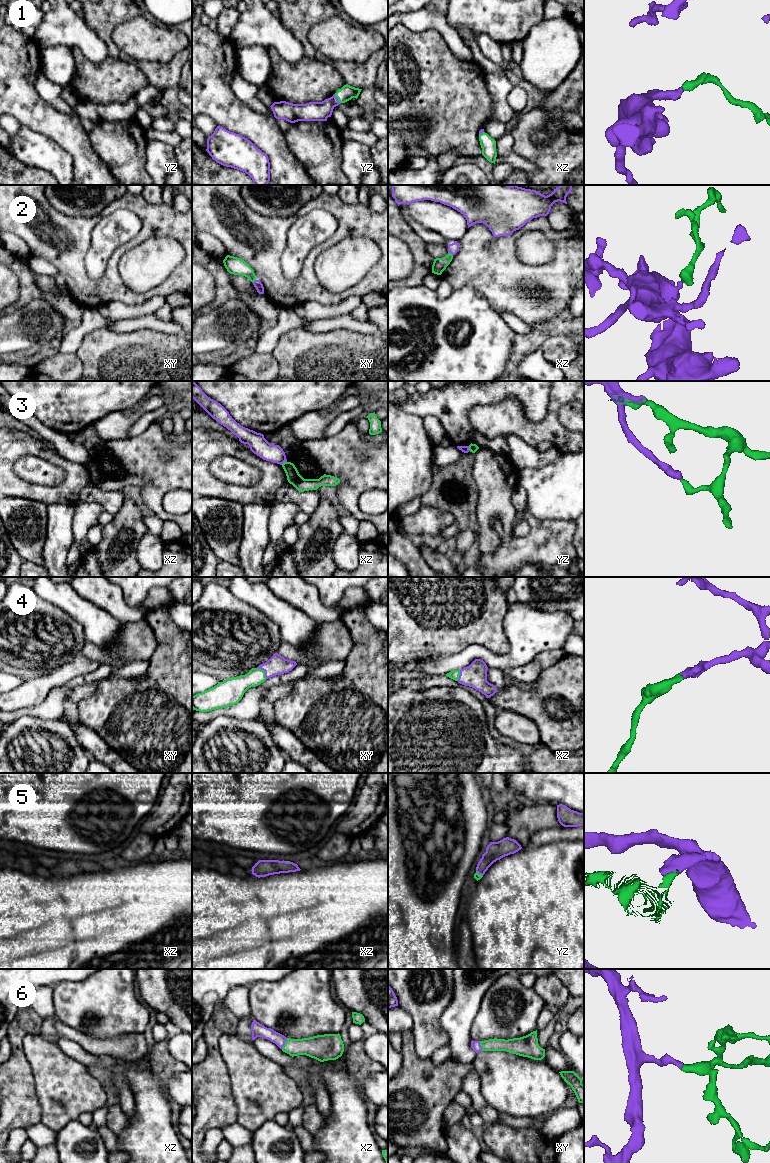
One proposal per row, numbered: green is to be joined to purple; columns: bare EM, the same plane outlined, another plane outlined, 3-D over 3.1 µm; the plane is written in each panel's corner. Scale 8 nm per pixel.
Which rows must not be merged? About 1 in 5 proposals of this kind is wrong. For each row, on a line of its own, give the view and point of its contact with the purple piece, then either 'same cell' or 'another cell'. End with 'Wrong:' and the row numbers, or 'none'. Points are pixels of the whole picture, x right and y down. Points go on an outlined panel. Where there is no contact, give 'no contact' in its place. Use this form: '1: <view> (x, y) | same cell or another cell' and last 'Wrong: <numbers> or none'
1: yz (337, 98) | same cell
2: xz (450, 252) | same cell
3: xz (283, 462) | another cell
4: xy (265, 672) | same cell
5: yz (479, 874) | same cell
6: xz (284, 1043) | same cell
Wrong: 3

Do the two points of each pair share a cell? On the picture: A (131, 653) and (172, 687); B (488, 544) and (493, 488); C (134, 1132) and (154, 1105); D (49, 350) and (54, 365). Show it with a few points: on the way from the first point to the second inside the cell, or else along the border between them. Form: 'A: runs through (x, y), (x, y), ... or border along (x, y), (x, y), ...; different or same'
A: border along (155, 638), (157, 647), (149, 662); different
B: runs through (485, 530), (485, 511), (493, 502); same
C: runs through (141, 1125), (153, 1112); same
D: border along (57, 351), (41, 360), (32, 369); different

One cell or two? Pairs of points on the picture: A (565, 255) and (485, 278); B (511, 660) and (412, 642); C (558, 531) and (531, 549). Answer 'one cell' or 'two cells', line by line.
A: one cell
B: two cells
C: one cell

